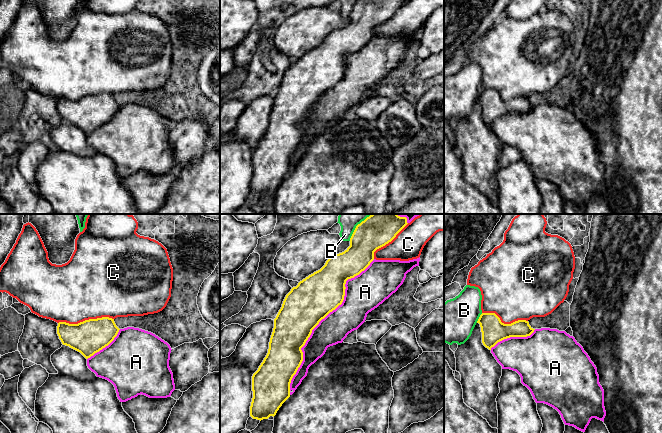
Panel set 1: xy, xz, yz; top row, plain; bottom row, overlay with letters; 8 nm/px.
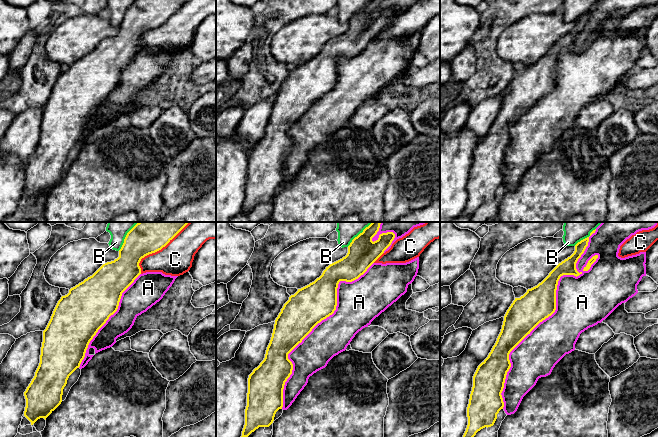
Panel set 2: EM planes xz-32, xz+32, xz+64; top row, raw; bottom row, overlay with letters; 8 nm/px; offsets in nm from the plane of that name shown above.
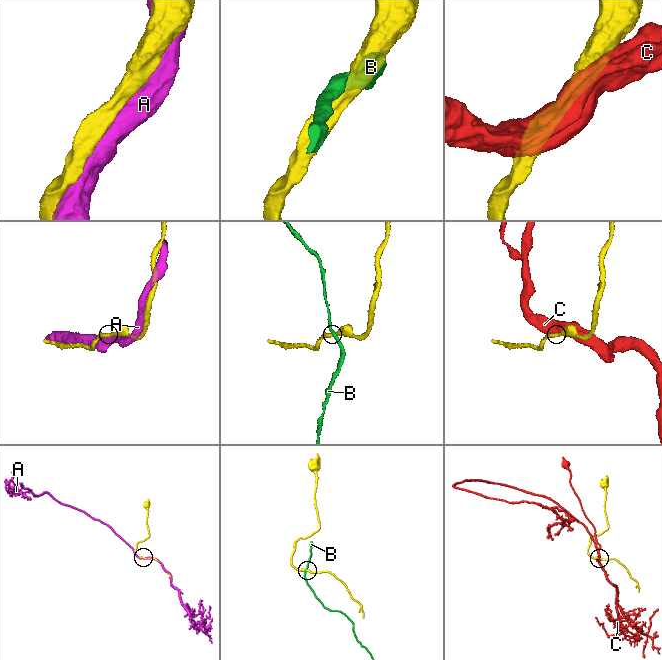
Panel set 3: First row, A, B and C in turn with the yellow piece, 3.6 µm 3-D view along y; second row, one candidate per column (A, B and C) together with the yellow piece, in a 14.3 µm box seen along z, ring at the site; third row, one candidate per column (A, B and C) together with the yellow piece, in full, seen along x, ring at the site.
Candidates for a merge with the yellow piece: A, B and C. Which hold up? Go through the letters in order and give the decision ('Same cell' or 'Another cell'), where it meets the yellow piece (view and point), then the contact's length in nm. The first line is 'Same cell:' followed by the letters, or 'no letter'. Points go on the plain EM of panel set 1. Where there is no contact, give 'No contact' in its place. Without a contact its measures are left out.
Same cell: A
A: Same cell. Touches yellow at xz (321, 95). Shared border 1250 nm
B: Another cell. Touches yellow at xz (353, 8). Shared border 150 nm
C: Another cell. Touches yellow at xy (85, 96). Shared border 440 nm

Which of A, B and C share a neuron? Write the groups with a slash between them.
A / B / C

